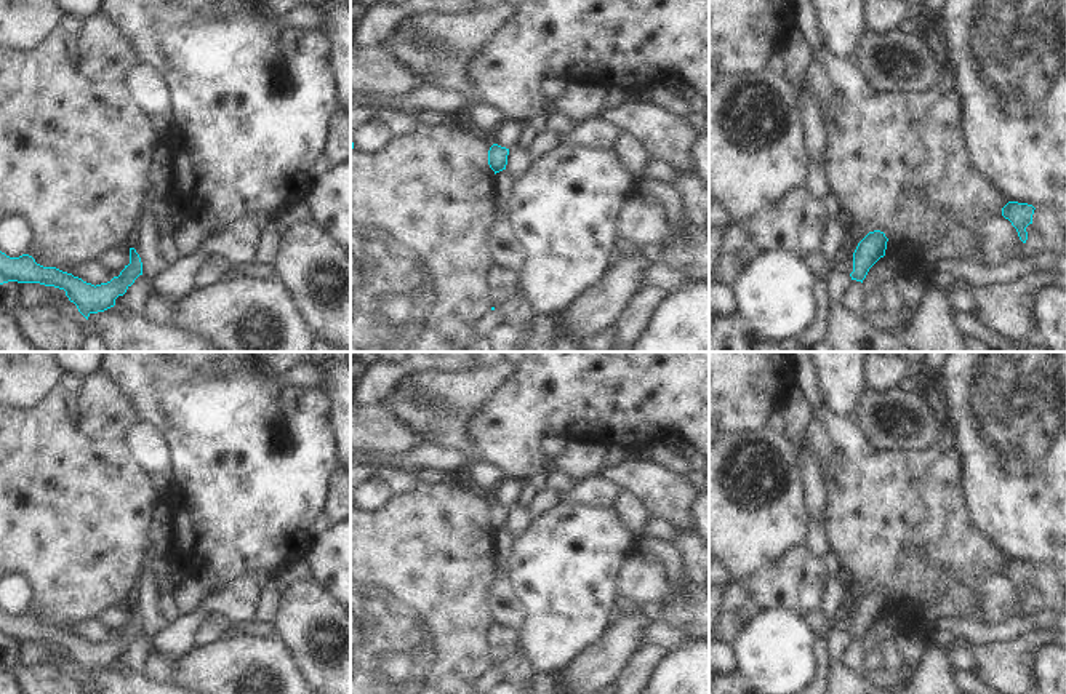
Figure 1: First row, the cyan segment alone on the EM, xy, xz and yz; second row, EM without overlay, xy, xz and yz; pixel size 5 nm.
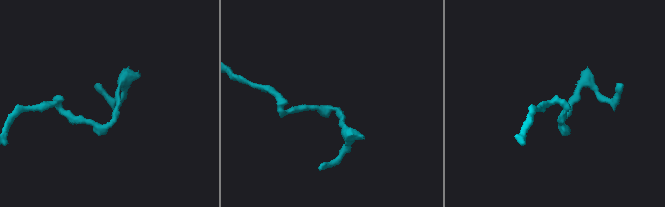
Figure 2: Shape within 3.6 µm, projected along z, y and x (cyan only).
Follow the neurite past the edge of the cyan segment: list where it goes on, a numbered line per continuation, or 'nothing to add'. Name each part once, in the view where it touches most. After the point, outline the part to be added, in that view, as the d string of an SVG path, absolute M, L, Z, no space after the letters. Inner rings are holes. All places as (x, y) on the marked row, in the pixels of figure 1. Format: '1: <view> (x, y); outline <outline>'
nothing to add

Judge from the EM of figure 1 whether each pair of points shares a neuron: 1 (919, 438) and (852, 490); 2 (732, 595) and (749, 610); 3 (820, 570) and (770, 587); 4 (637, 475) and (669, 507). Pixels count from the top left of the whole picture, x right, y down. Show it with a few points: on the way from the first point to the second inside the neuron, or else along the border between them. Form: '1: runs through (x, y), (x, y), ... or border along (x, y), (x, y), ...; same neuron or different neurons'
1: border along (938, 442), (924, 450), (879, 453); different neurons
2: runs through (737, 600), (745, 606); same neuron
3: runs through (807, 576), (802, 581), (783, 586); same neuron
4: runs through (645, 483), (661, 499); same neuron

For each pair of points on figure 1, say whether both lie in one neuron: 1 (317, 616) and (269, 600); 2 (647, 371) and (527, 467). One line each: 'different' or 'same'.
1: different
2: same

